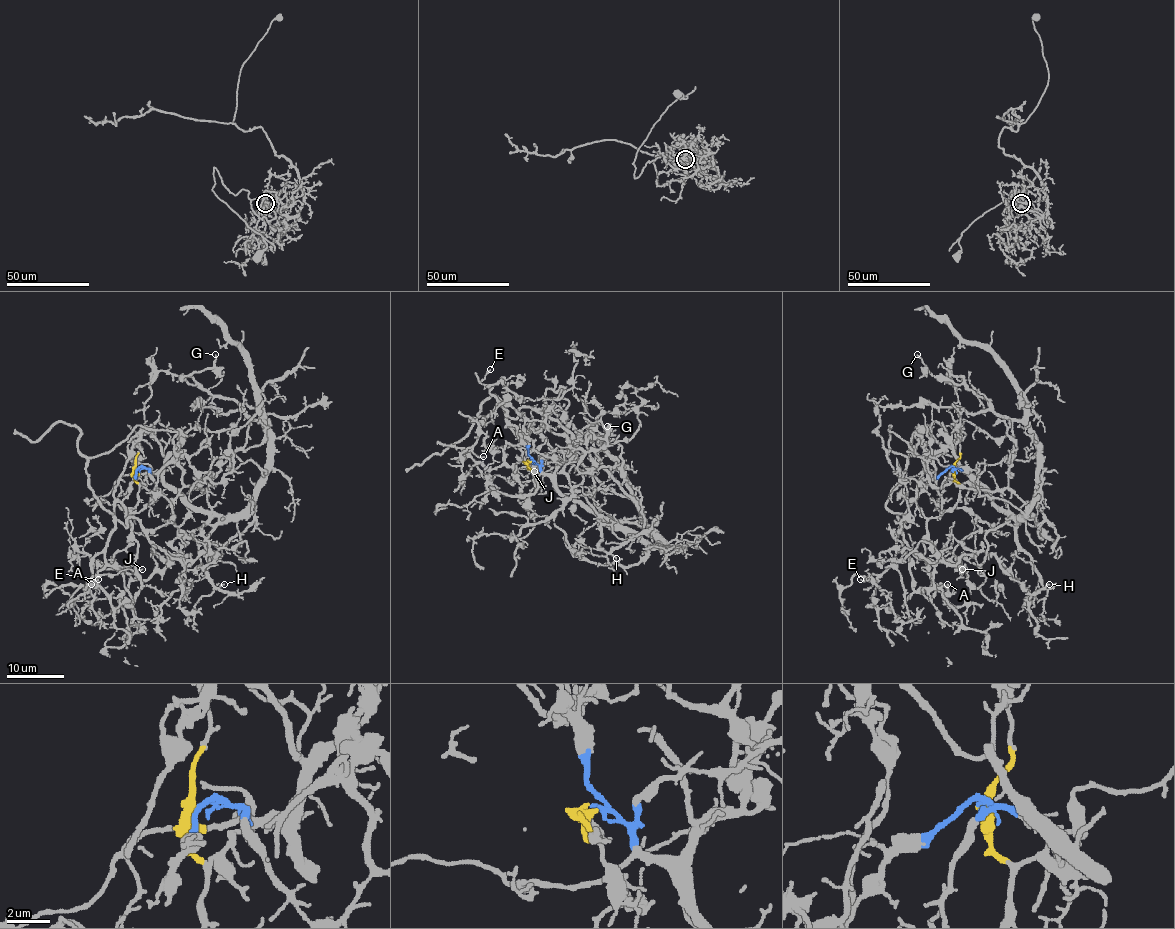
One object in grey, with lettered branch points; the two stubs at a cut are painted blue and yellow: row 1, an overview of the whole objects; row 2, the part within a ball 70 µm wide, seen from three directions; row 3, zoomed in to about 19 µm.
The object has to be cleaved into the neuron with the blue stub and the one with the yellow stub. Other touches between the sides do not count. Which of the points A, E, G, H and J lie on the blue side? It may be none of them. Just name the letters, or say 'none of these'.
G, H

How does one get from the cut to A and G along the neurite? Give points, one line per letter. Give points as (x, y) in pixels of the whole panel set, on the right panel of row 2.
A: (951, 469), (958, 502), (927, 517), (914, 502), (896, 537), (914, 589), (947, 583)
G: (951, 469), (975, 477), (998, 507), (1018, 516), (1035, 494), (1035, 437), (962, 384), (932, 374), (916, 354)

